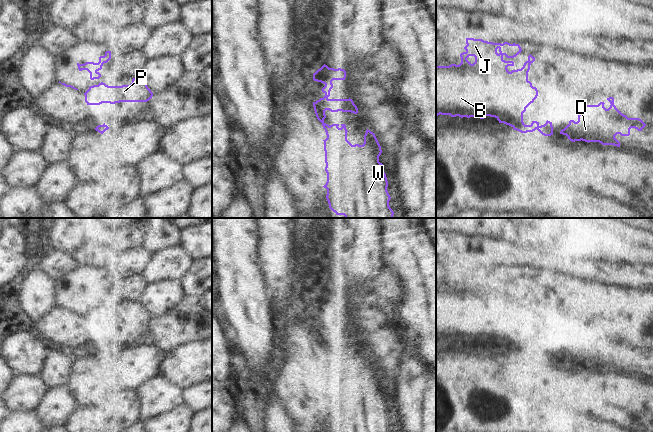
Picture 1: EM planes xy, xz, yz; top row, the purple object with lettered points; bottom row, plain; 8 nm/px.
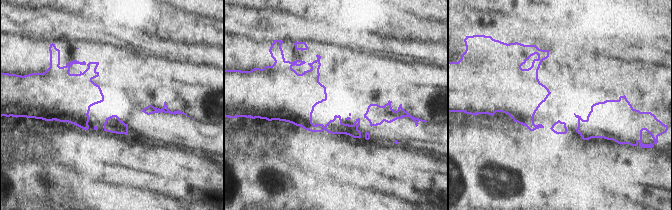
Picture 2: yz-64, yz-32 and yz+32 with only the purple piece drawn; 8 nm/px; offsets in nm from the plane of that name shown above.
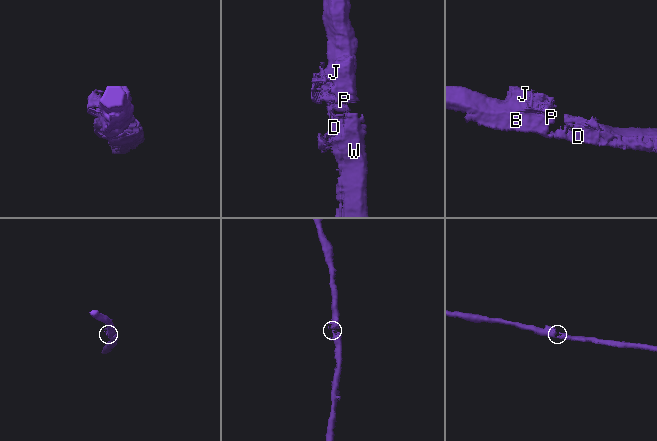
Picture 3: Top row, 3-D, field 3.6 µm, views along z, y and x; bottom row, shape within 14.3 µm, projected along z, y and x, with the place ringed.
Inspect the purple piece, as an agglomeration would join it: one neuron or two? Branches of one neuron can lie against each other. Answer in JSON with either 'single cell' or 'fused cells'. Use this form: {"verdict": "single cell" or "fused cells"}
{"verdict": "single cell"}

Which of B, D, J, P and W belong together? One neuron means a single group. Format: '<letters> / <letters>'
B D J P W

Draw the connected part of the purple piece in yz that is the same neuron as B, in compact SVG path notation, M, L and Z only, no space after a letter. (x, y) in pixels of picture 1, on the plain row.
M466 262L466 268L466 275L460 278L459 289L436 290L436 340L441 338L480 343L490 340L521 357L537 353L544 360L553 359L552 346L548 344L541 350L537 345L532 345L530 349L523 346L523 337L538 320L537 312L528 304L530 289L535 281L529 278L521 293L509 296L507 291L514 290L514 286L505 285L503 280L516 281L522 275L519 268L493 267L474 262Z

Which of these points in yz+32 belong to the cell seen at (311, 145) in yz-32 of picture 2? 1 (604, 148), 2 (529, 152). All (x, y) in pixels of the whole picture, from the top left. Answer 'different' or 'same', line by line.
1: different
2: same

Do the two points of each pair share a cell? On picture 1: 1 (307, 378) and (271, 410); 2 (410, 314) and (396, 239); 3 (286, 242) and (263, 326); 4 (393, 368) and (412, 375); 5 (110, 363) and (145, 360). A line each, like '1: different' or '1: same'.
1: different
2: same
3: different
4: different
5: same

